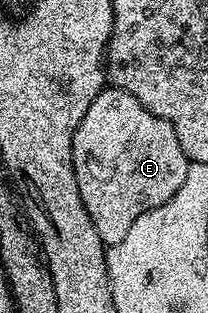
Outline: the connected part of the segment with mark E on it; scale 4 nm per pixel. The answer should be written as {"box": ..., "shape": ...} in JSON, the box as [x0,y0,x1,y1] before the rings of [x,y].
{"box":[72,88,190,248],"shape":[[[117,88],[102,89],[100,96],[92,100],[88,112],[84,112],[84,120],[80,120],[76,136],[72,136],[72,164],[76,184],[80,188],[80,200],[84,200],[84,208],[88,208],[88,216],[92,216],[92,224],[96,224],[100,240],[108,248],[124,240],[128,228],[136,224],[136,216],[144,216],[144,212],[160,208],[160,204],[176,197],[188,178],[190,162],[184,148],[180,148],[180,140],[176,140],[172,124],[148,112],[136,96]]]}

